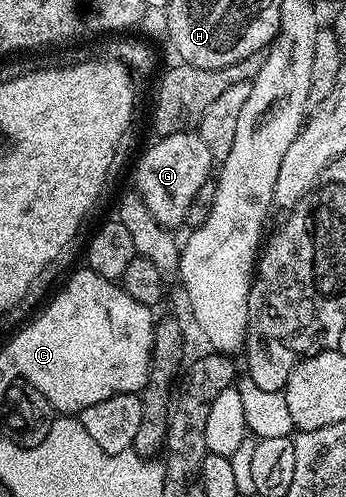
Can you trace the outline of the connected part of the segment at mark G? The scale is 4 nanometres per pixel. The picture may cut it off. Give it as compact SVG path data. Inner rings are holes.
M186 131L157 137L154 145L137 161L137 186L135 192L147 203L147 211L168 229L176 230L185 225L187 207L191 199L199 195L199 187L214 176L215 162L207 143L203 143L200 132Z

